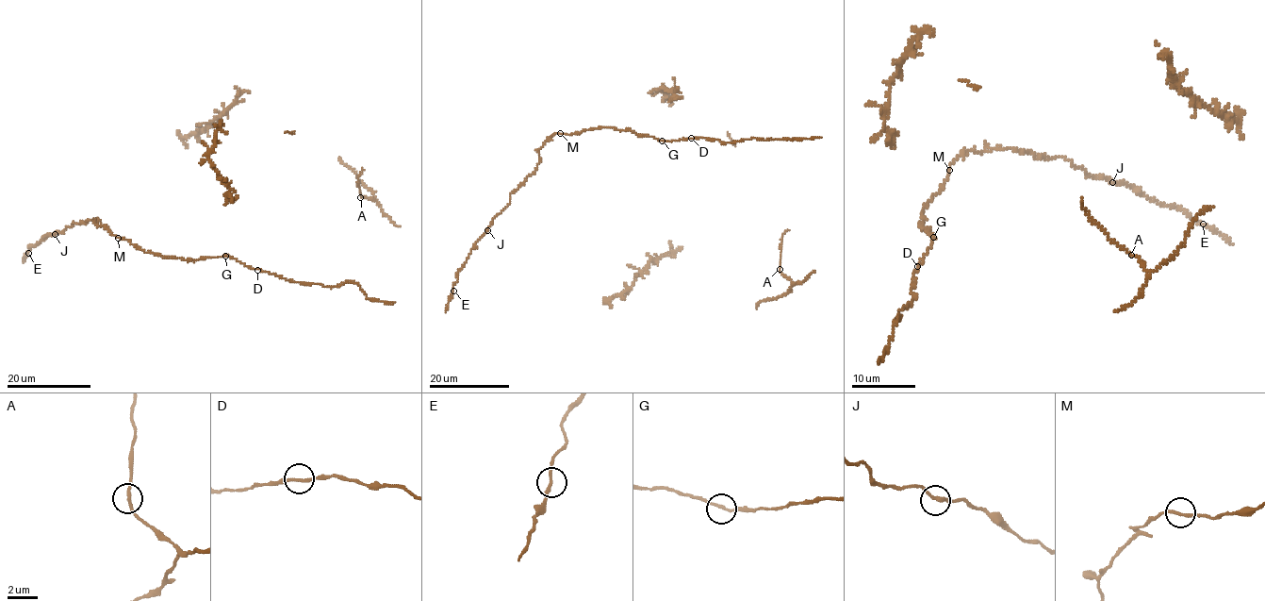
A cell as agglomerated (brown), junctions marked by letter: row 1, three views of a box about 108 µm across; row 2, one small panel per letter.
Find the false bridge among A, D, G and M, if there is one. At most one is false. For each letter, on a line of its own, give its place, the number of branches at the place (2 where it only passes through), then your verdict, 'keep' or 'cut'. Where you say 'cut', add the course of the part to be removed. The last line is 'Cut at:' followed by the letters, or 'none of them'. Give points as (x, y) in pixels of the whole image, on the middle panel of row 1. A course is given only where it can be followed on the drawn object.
A: (780, 269) | 2 | keep
D: (691, 138) | 2 | keep
G: (662, 141) | 2 | keep
M: (560, 133) | 2 | cut | (561, 133), (555, 133), (538, 151), (538, 164), (510, 194), (508, 205), (468, 255), (456, 275), (445, 312)
Cut at: M

